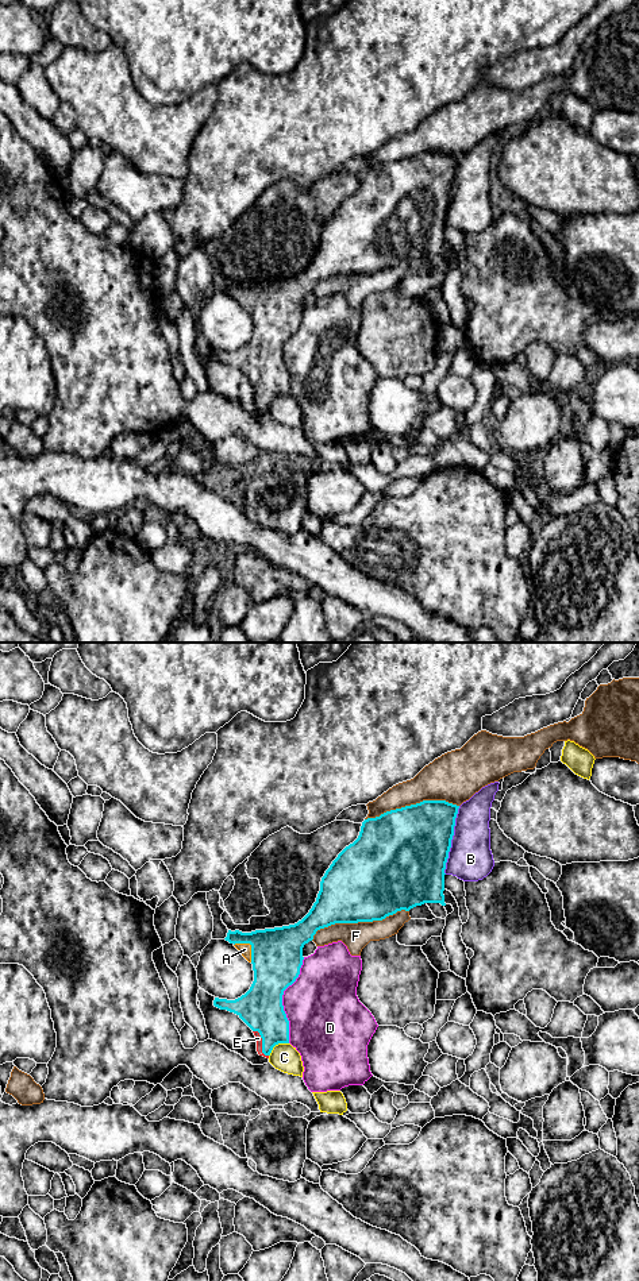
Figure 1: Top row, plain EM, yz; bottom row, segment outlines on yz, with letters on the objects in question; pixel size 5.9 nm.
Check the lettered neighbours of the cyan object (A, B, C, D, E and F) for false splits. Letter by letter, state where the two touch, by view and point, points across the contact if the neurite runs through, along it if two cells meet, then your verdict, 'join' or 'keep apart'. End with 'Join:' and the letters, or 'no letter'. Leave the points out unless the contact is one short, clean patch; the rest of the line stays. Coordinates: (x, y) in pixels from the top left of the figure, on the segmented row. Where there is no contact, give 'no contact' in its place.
A: yz (251, 946) | join
B: yz (451, 838) | keep apart
C: yz (276, 1044) | keep apart
D: yz (281, 1000) | keep apart
E: yz (262, 1042) | across yz (261, 1009), (262, 1042), (258, 1038) | join
F: yz (358, 921) | keep apart
Join: A, E

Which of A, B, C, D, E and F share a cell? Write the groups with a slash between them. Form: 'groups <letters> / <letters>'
groups A E / B / C / D / F

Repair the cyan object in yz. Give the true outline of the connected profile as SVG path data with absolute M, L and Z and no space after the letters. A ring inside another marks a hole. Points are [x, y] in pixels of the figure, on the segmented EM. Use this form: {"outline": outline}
{"outline": "M423 800L416 805L390 810L380 817L367 818L362 822L358 838L346 846L332 861L320 881L320 891L309 912L297 923L242 933L228 930L224 938L232 944L240 954L253 964L254 981L250 989L235 1000L215 998L213 1006L236 1014L254 1033L257 1052L269 1058L273 1047L278 1043L289 1043L289 1020L284 1011L282 995L300 975L303 965L303 948L313 939L317 930L335 923L358 923L382 921L397 911L409 911L424 903L444 903L444 869L454 836L455 818L459 806L446 800Z"}

